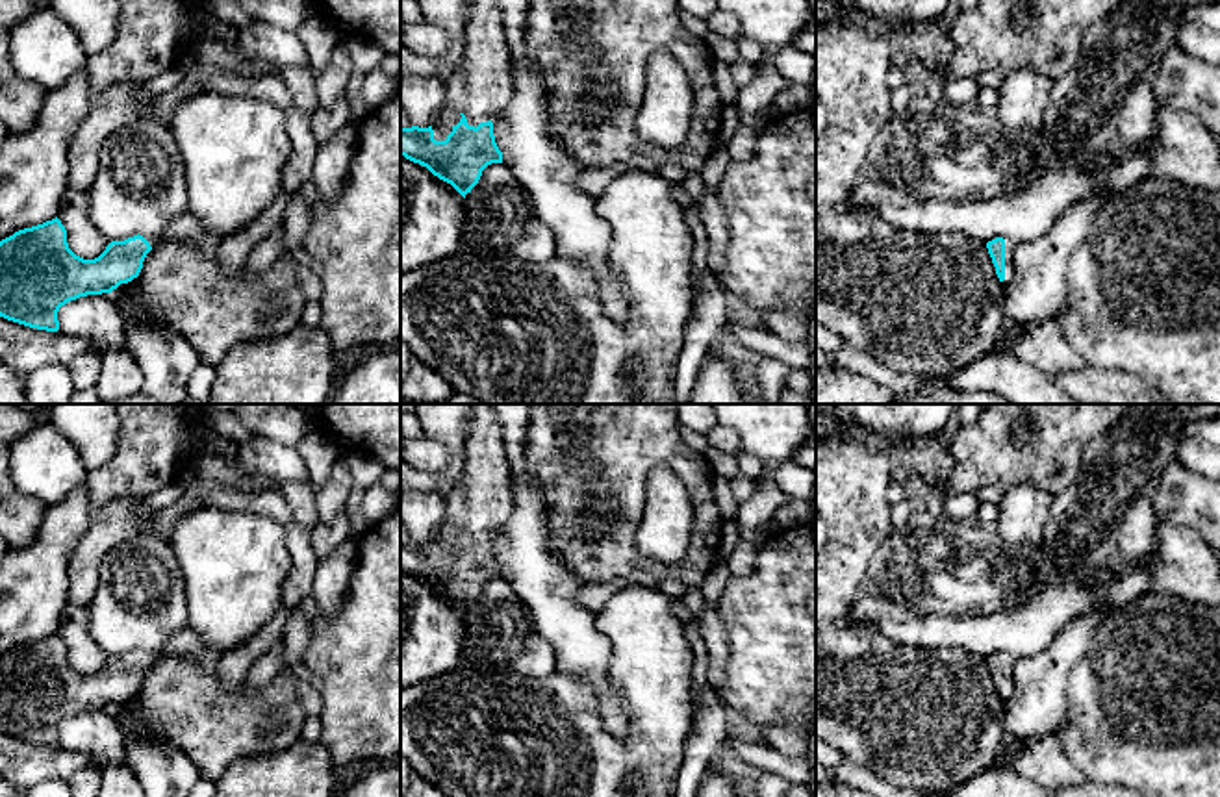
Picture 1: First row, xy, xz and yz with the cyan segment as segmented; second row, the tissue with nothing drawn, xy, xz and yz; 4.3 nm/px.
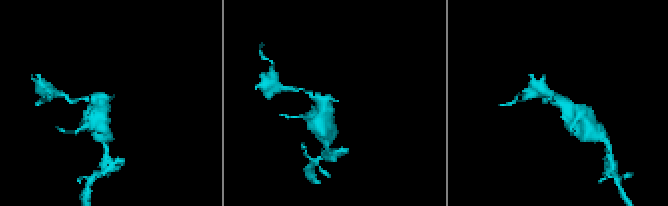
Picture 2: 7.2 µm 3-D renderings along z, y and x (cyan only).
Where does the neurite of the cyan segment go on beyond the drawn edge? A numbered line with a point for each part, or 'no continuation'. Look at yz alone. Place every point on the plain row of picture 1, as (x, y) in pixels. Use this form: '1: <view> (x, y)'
1: yz (1009, 660)

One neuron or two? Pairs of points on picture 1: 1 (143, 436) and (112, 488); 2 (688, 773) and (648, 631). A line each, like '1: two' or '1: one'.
1: one
2: two

